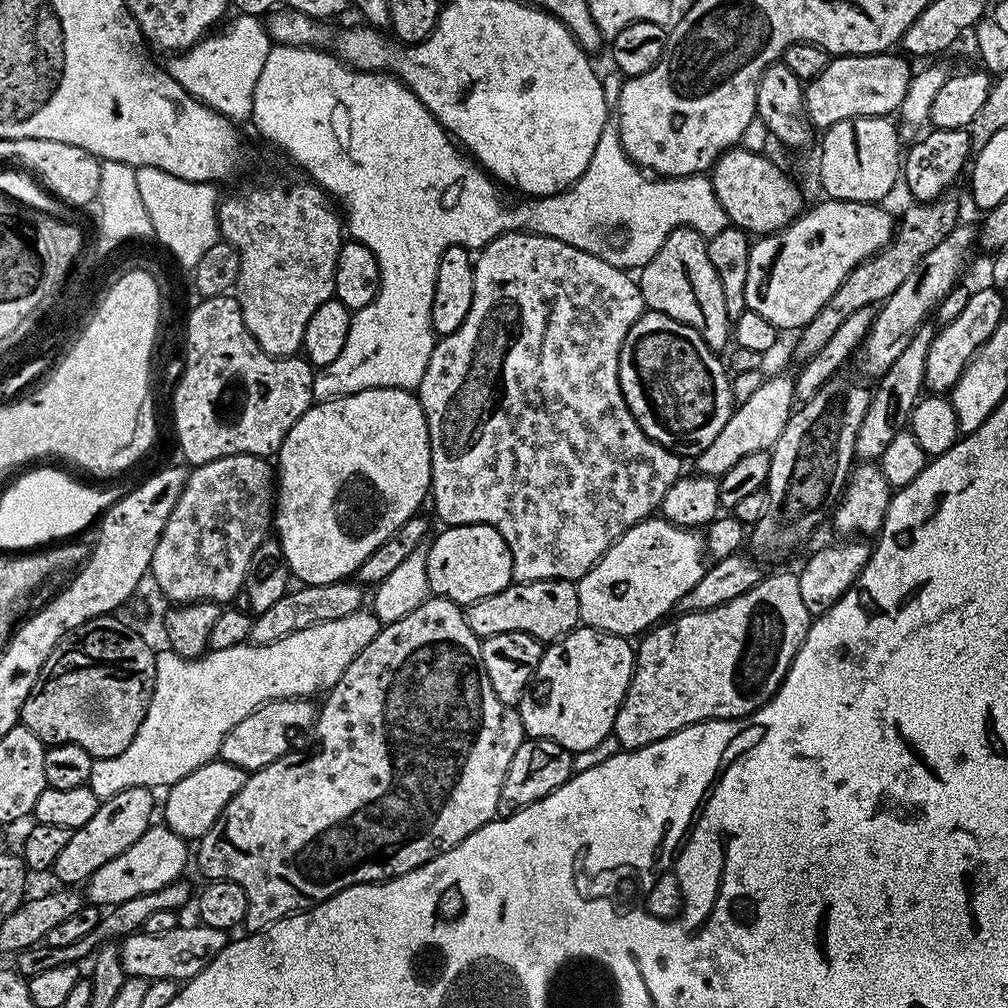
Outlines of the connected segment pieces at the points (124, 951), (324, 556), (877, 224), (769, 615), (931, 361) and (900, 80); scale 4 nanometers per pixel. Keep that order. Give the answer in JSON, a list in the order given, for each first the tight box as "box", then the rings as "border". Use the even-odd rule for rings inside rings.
[{"box":[119,922,230,982],"border":[[[193,922],[189,928],[177,926],[170,934],[146,934],[137,930],[131,936],[119,941],[120,961],[125,977],[137,976],[143,980],[161,980],[170,978],[177,982],[193,980],[222,950],[230,943],[229,933],[218,930],[214,926],[206,926]]]},{"box":[274,388,432,584],"border":[[[371,388],[355,392],[349,396],[337,396],[334,400],[321,400],[294,422],[290,434],[282,442],[278,453],[278,499],[274,504],[274,532],[280,542],[284,560],[288,563],[289,573],[302,578],[304,584],[329,584],[335,580],[347,580],[402,526],[407,520],[421,511],[420,503],[427,501],[432,487],[432,463],[430,462],[430,442],[424,411],[419,399],[407,388]]]},{"box":[744,199,894,330],"border":[[[821,199],[821,204],[809,207],[800,213],[791,224],[783,230],[772,232],[769,236],[761,236],[750,250],[750,266],[746,273],[746,298],[744,307],[749,312],[762,314],[766,322],[770,322],[777,330],[804,328],[830,302],[834,290],[850,274],[850,270],[858,267],[863,260],[868,260],[875,252],[882,251],[892,241],[894,235],[894,216],[879,203],[846,202],[845,200]]]},{"box":[612,571,810,750],"border":[[[795,571],[776,572],[773,576],[765,575],[759,584],[755,584],[750,590],[746,590],[746,594],[742,594],[722,606],[714,606],[710,610],[702,610],[701,612],[685,612],[677,615],[677,617],[677,620],[669,619],[667,622],[657,623],[651,630],[643,633],[641,640],[644,641],[641,642],[640,648],[638,644],[635,649],[636,666],[632,670],[632,681],[626,690],[622,706],[618,706],[618,714],[614,718],[614,726],[612,727],[612,736],[614,740],[620,743],[621,749],[631,750],[650,746],[670,734],[680,732],[691,724],[700,724],[704,720],[740,720],[744,716],[751,716],[766,701],[772,699],[774,693],[780,688],[780,684],[786,678],[802,642],[808,636],[808,625],[810,623],[808,611],[802,603],[802,593],[798,590],[798,575]]]},{"box":[924,286,1005,394],"border":[[[987,286],[988,288],[976,288],[973,291],[970,302],[966,302],[966,307],[954,322],[943,325],[933,335],[932,345],[926,354],[926,374],[924,375],[924,387],[932,394],[948,394],[962,378],[966,366],[972,361],[972,357],[983,344],[988,341],[998,330],[1000,321],[1005,319],[1004,296],[999,287]]]},{"box":[804,51,914,130],"border":[[[886,51],[875,56],[836,56],[829,59],[826,70],[807,81],[804,90],[804,109],[813,125],[823,130],[834,122],[855,116],[891,117],[899,109],[902,98],[906,98],[906,90],[914,75],[903,55],[892,55],[891,51]]]}]

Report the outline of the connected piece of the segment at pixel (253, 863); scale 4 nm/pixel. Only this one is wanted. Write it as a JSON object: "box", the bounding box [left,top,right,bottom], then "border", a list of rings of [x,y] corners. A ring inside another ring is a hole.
{"box":[194,595,526,932],"border":[[[429,595],[420,606],[414,610],[410,610],[402,618],[397,621],[390,621],[381,627],[380,632],[370,642],[370,646],[366,646],[366,650],[362,650],[362,654],[358,654],[358,658],[354,658],[354,662],[350,662],[350,666],[346,666],[346,670],[342,674],[342,678],[338,678],[338,682],[327,689],[324,705],[319,705],[316,714],[316,724],[312,727],[312,735],[308,737],[308,743],[303,748],[286,754],[282,758],[278,758],[274,762],[270,762],[270,766],[260,768],[257,772],[251,773],[245,779],[242,790],[238,790],[238,794],[234,794],[234,798],[230,798],[228,805],[222,810],[222,814],[214,822],[214,826],[210,826],[210,830],[206,830],[206,834],[200,837],[198,847],[194,852],[194,864],[200,867],[200,872],[209,881],[213,880],[229,880],[230,882],[238,882],[238,886],[242,886],[242,890],[246,890],[246,918],[243,927],[248,932],[261,932],[262,929],[270,927],[274,922],[278,922],[282,918],[292,916],[296,912],[302,912],[312,907],[313,904],[321,904],[324,900],[329,900],[334,894],[338,894],[342,890],[346,890],[355,884],[379,884],[386,880],[393,880],[399,876],[405,876],[410,870],[414,870],[418,866],[422,866],[426,862],[430,862],[441,852],[449,852],[454,846],[458,846],[458,842],[462,842],[470,834],[474,834],[482,826],[486,826],[490,821],[497,819],[498,813],[501,811],[502,805],[500,795],[502,794],[502,782],[506,782],[506,770],[510,770],[510,762],[514,758],[514,753],[518,750],[518,746],[522,746],[522,742],[526,738],[524,727],[522,726],[522,718],[519,711],[511,704],[504,704],[502,698],[498,698],[498,694],[494,694],[494,686],[490,686],[490,678],[486,678],[486,666],[482,666],[482,650],[480,649],[481,637],[474,634],[474,630],[470,630],[470,626],[464,617],[464,608],[456,604],[453,600],[447,600],[445,596]]]}

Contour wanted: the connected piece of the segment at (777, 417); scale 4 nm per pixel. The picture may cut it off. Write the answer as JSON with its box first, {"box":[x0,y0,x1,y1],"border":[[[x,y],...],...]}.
{"box":[695,376,794,478],"border":[[[771,376],[765,379],[762,386],[758,386],[758,390],[754,390],[754,394],[750,394],[748,400],[739,401],[738,407],[733,411],[731,418],[726,422],[726,426],[722,426],[722,434],[718,434],[718,438],[714,438],[714,442],[710,442],[710,446],[706,446],[706,450],[702,450],[700,455],[695,457],[695,471],[706,476],[715,476],[717,478],[724,475],[726,470],[730,470],[730,466],[734,466],[734,462],[738,462],[738,458],[746,458],[746,454],[754,454],[755,452],[767,452],[771,450],[778,442],[778,438],[782,434],[782,430],[788,425],[788,419],[794,411],[794,380],[789,376]]]}

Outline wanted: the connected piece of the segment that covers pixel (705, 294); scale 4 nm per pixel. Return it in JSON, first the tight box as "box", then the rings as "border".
{"box":[638,227,730,353],"border":[[[690,227],[674,230],[674,234],[662,242],[662,250],[650,258],[646,267],[639,269],[638,283],[644,303],[651,311],[683,320],[690,327],[700,322],[696,320],[716,320],[716,340],[711,341],[713,351],[723,353],[723,348],[730,344],[726,298],[722,298],[722,282],[708,257],[708,241],[703,234]]]}

